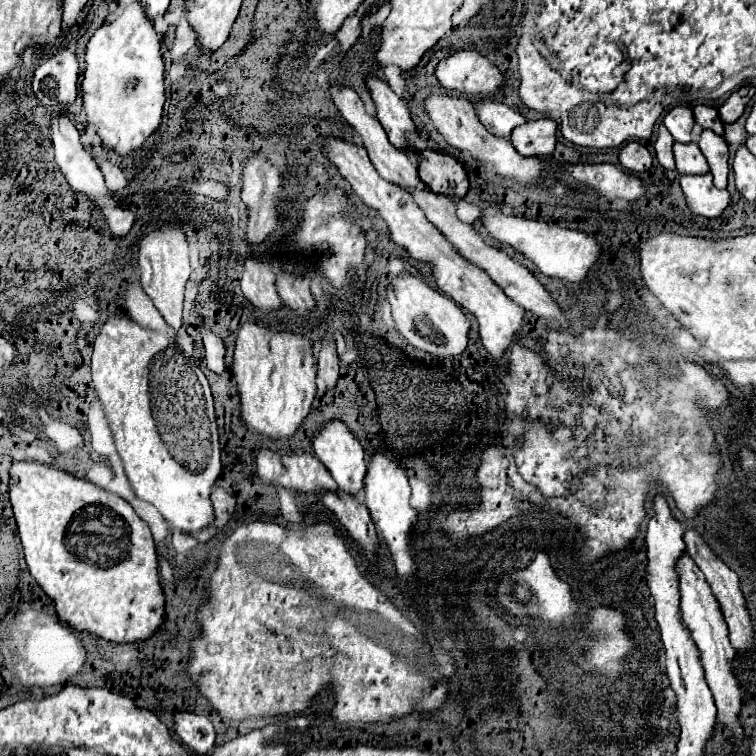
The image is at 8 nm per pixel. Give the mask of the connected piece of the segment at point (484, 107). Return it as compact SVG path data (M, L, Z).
M488 98L474 100L474 108L476 108L476 116L486 126L486 130L496 136L502 136L502 138L510 138L512 128L526 122L526 118L522 114L518 114L516 110L508 108L502 102L494 102Z

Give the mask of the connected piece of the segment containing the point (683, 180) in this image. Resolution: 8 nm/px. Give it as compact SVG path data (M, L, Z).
M682 174L680 176L680 188L684 192L686 206L704 218L716 218L724 212L728 206L728 192L718 190L712 184L712 174L700 174L700 176L690 176Z

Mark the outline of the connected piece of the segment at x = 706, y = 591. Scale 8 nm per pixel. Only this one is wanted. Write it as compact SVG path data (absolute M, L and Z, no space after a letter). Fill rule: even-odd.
M688 554L680 558L676 572L680 576L680 594L682 594L680 610L682 610L682 618L684 618L684 624L690 628L696 646L700 648L702 664L704 664L704 670L706 670L706 680L708 680L708 686L710 686L710 690L714 694L714 700L716 700L718 720L724 722L728 726L728 730L732 732L728 742L730 744L740 744L744 740L744 732L742 732L742 728L738 724L740 688L738 688L738 682L736 682L736 676L734 676L734 666L732 666L736 650L732 648L732 644L728 640L728 628L726 628L726 622L722 618L718 600L716 600L716 596L712 596L712 590L710 590L710 586L706 582L704 574L698 570L698 566L694 564L694 560Z

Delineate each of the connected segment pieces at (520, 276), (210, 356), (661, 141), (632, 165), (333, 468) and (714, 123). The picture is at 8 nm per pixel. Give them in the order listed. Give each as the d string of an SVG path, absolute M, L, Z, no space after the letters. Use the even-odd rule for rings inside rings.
M424 188L424 192L410 192L410 194L414 196L416 204L424 210L426 218L428 218L436 228L440 228L440 232L446 236L446 240L452 242L452 246L454 246L468 262L472 262L472 264L476 264L478 268L482 268L482 270L490 276L490 280L494 280L494 284L498 284L498 286L502 288L502 292L508 294L510 300L514 300L514 302L520 304L526 312L538 316L538 318L546 318L546 320L548 320L548 316L550 316L550 318L556 320L562 328L568 326L566 320L564 320L564 316L562 316L562 312L560 312L560 308L554 306L554 298L544 290L544 286L542 286L522 264L518 264L516 260L512 260L506 252L502 252L502 250L494 248L494 246L486 244L486 242L482 240L482 236L478 234L478 230L476 230L472 224L466 224L466 222L458 220L458 216L456 216L456 206L454 206L452 200L448 200L448 196L436 196L436 192L430 192L430 188Z
M202 328L202 336L204 336L204 350L206 350L206 366L210 372L214 374L224 374L226 366L224 366L224 354L226 354L226 346L222 342L222 338L218 338L212 330Z
M660 124L660 126L658 126L658 138L656 138L656 142L654 142L654 150L656 150L658 162L660 162L666 170L676 170L674 156L672 156L672 144L674 144L672 134L666 132L664 124Z
M630 142L620 150L620 164L630 172L644 172L652 166L652 154L640 142Z
M332 418L328 422L324 422L316 432L314 432L314 438L312 438L312 444L314 444L314 452L316 456L324 462L324 466L330 470L332 478L336 480L338 488L352 494L352 496L358 496L362 486L364 486L364 474L366 474L366 462L364 462L364 450L360 446L360 442L356 440L356 436L350 432L350 428L338 420L338 418Z
M694 106L694 118L702 128L712 130L718 136L724 136L724 122L720 120L716 108L712 108L712 106Z

